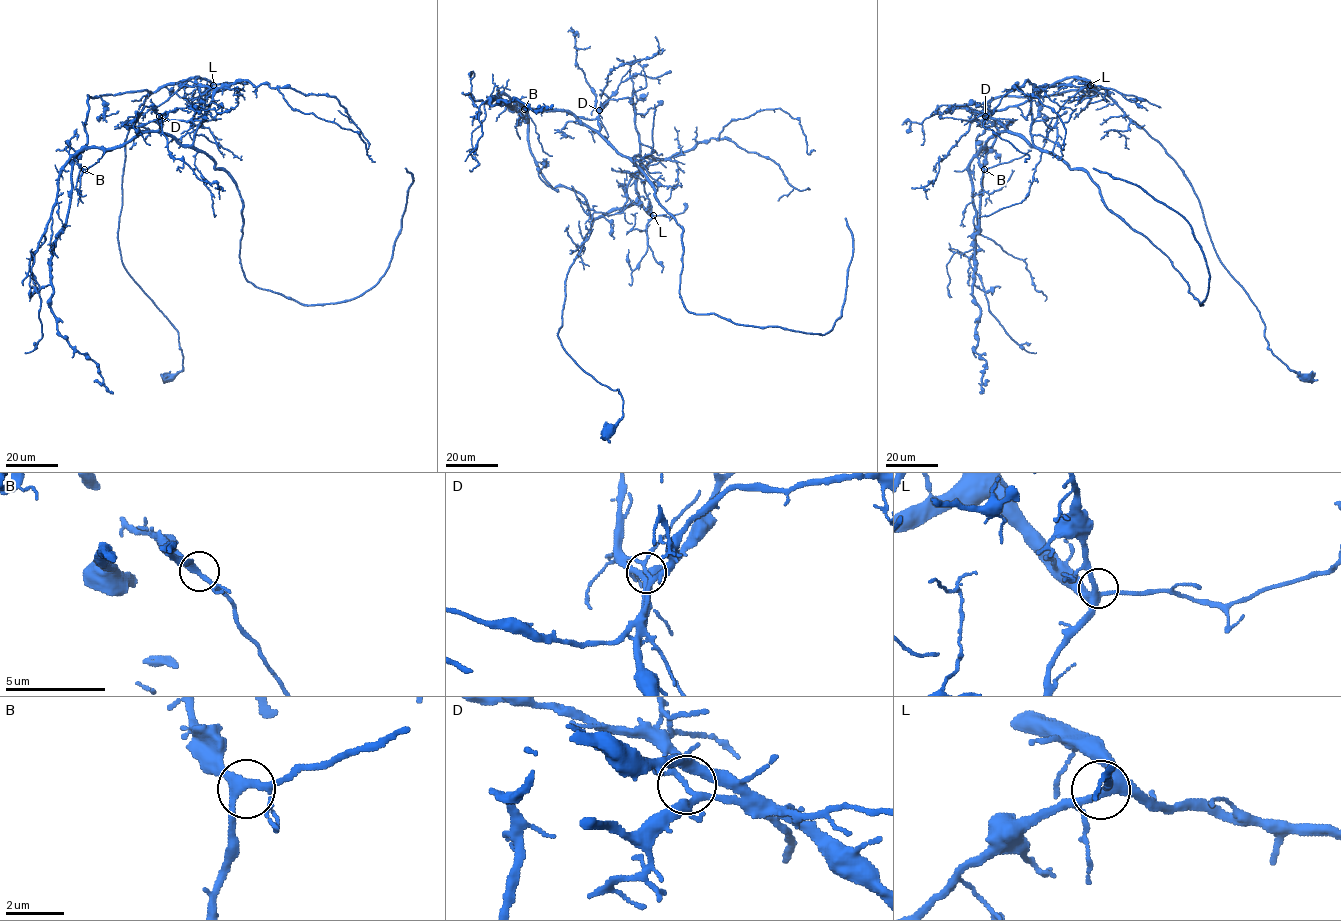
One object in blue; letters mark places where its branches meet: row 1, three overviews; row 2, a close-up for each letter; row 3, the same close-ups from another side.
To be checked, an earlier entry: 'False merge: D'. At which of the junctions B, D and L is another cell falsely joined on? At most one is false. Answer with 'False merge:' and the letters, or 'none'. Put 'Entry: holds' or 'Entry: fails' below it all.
False merge: D
Entry: holds

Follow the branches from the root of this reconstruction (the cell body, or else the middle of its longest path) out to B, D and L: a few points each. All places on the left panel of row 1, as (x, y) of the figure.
B: (168, 377), (183, 369), (178, 331), (117, 238), (125, 139), (151, 92), (88, 96), (84, 169)
D: (168, 377), (183, 369), (178, 331), (118, 244), (125, 139), (150, 94), (198, 77), (190, 120), (158, 116)
L: (168, 377), (183, 369), (178, 331), (129, 274), (118, 244), (125, 139), (152, 92), (191, 78), (213, 85)

